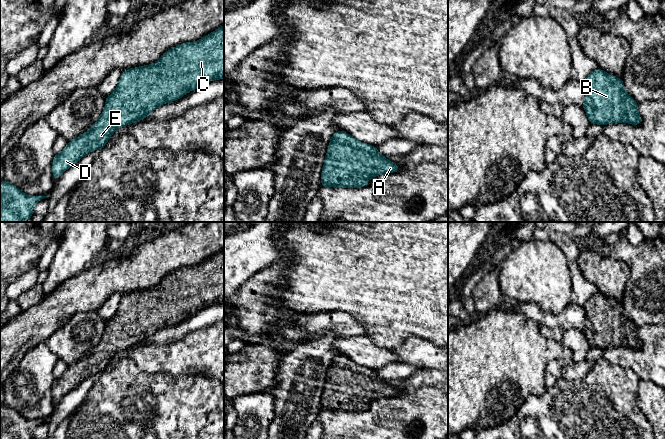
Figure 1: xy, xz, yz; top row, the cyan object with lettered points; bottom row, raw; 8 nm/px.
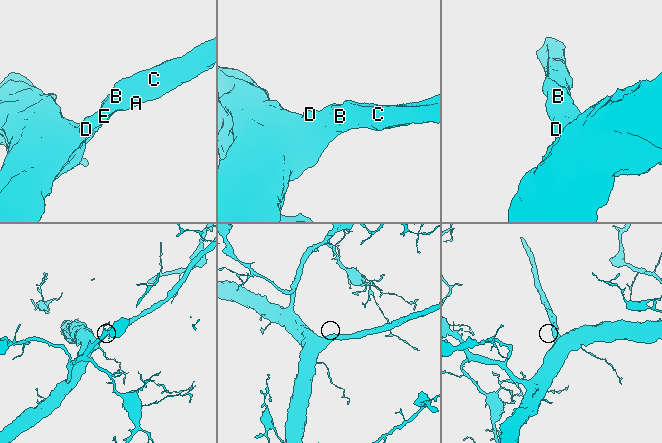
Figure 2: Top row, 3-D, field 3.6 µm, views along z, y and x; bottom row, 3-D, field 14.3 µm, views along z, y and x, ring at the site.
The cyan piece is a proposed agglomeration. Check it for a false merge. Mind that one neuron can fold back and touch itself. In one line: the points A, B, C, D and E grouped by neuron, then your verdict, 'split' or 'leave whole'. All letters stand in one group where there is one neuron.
groups A B C D E; leave whole

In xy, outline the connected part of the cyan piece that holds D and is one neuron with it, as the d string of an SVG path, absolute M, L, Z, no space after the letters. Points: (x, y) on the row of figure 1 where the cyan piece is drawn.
M224 25L195 42L182 43L166 51L154 64L123 71L116 89L106 96L104 109L91 128L55 154L51 170L57 181L61 175L87 153L105 147L114 132L141 121L163 104L181 99L189 91L213 80L224 78Z

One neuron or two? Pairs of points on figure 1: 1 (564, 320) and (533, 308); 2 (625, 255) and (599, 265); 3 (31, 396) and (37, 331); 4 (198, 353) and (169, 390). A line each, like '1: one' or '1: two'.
1: one
2: two
3: two
4: two

